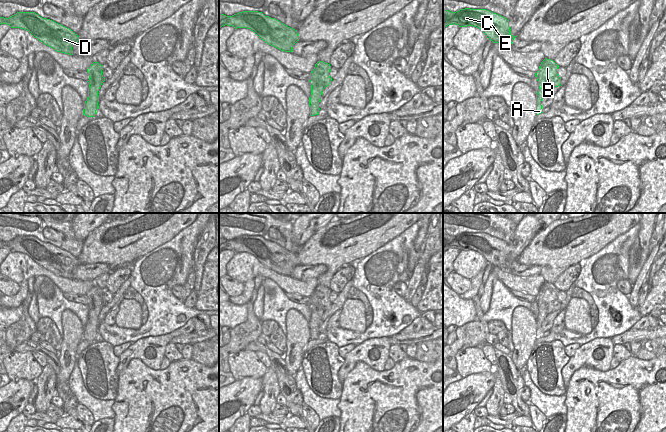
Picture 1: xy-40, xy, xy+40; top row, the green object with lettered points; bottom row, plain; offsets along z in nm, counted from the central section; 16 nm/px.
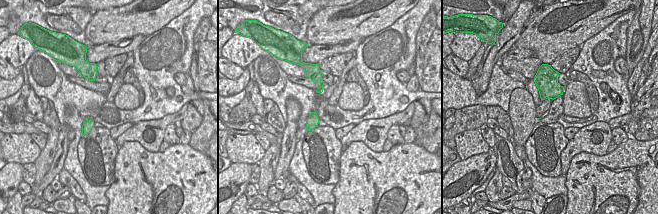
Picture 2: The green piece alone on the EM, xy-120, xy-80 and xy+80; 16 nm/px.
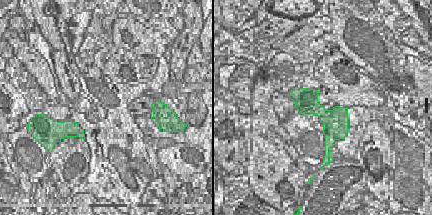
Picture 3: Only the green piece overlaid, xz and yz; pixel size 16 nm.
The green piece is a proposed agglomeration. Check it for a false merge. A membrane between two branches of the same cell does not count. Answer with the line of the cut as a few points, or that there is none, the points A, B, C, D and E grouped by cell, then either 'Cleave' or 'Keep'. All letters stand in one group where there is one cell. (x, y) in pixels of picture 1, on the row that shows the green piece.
Split along xy+40 (537, 71), (542, 74), (547, 90). Groups: A C D E / B. Cleave

